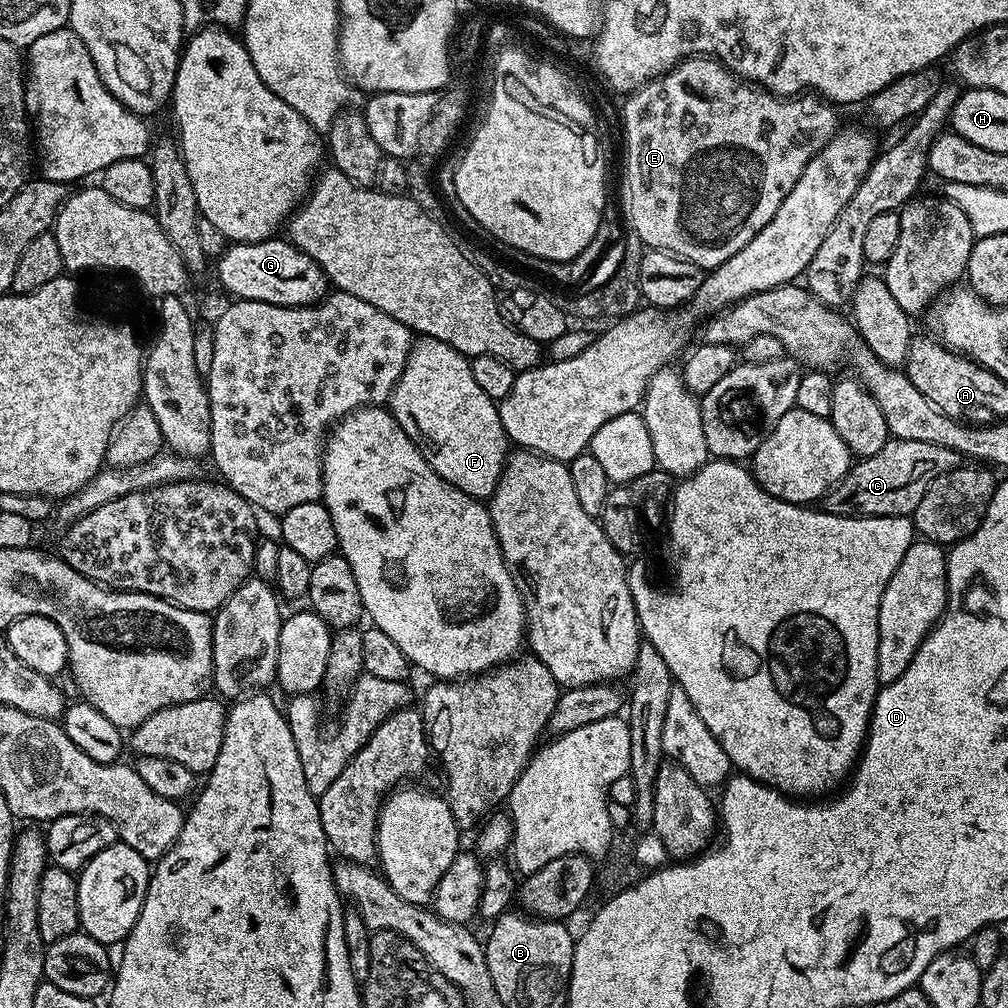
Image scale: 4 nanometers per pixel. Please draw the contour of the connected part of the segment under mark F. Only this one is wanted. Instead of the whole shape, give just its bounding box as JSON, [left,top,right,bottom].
[390,336,510,497]

